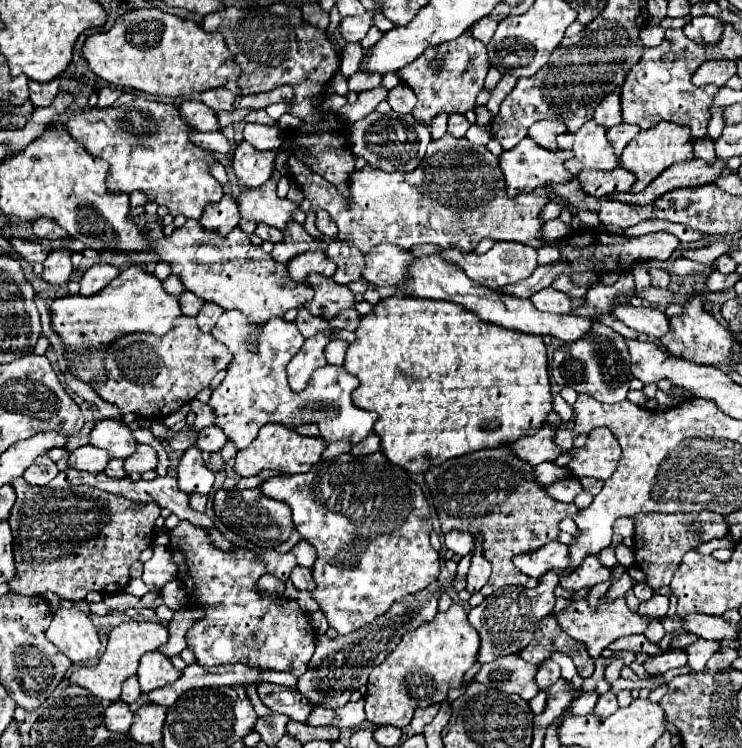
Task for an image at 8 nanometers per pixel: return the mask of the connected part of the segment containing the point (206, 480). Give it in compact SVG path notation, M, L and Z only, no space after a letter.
M192 446L184 452L180 464L178 464L178 488L192 494L210 494L214 484L214 474L204 466L202 452Z

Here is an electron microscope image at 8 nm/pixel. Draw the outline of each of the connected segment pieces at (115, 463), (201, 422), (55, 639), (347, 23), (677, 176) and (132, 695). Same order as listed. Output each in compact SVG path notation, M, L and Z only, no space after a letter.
M114 458L108 462L108 466L104 468L104 474L110 476L110 478L124 478L126 472L124 472L124 460L120 458Z
M194 399L191 406L192 411L196 415L194 424L192 425L192 430L199 432L202 428L206 426L214 426L214 420L216 418L214 412L207 403L201 403L200 401Z
M60 608L46 630L46 638L74 664L94 658L100 650L100 638L92 620L76 608Z
M364 12L362 16L348 16L346 20L342 20L340 30L342 30L342 36L346 38L346 42L360 42L372 24L374 24L372 14Z
M716 158L714 164L708 164L704 160L690 160L690 162L674 164L674 168L668 168L666 172L662 172L662 176L654 180L654 184L648 184L646 190L638 194L624 192L618 196L608 196L608 198L618 200L618 202L628 202L628 204L640 204L640 206L652 204L658 196L674 188L692 188L692 186L712 184L722 174L724 168L726 168L726 160L720 160L720 158Z
M132 676L130 680L126 680L126 684L124 684L124 688L122 688L122 694L120 694L120 700L122 702L126 702L126 704L130 704L130 702L136 702L138 700L138 696L140 696L140 686L138 686L138 678L136 676Z

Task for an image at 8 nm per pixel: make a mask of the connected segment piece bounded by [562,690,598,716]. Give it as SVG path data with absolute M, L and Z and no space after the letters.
M592 690L592 692L584 692L582 696L578 696L578 700L574 702L574 706L570 710L566 710L562 716L566 714L586 714L586 712L592 712L594 706L596 706L596 700L598 700L598 694Z

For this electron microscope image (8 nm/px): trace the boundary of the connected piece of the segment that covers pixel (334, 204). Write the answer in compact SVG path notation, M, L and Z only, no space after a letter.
M444 134L440 140L432 140L422 164L418 164L414 172L386 174L372 166L352 172L352 202L338 194L338 190L322 176L310 172L300 160L294 160L294 156L290 156L288 164L294 182L310 200L310 212L316 208L328 210L338 226L336 240L350 242L362 254L380 242L392 242L402 250L430 242L442 248L456 246L462 252L472 252L482 238L494 242L520 242L532 248L552 244L544 242L540 234L544 224L540 212L550 202L546 188L538 186L528 194L508 198L498 158L488 152L486 146L470 144L466 138Z

